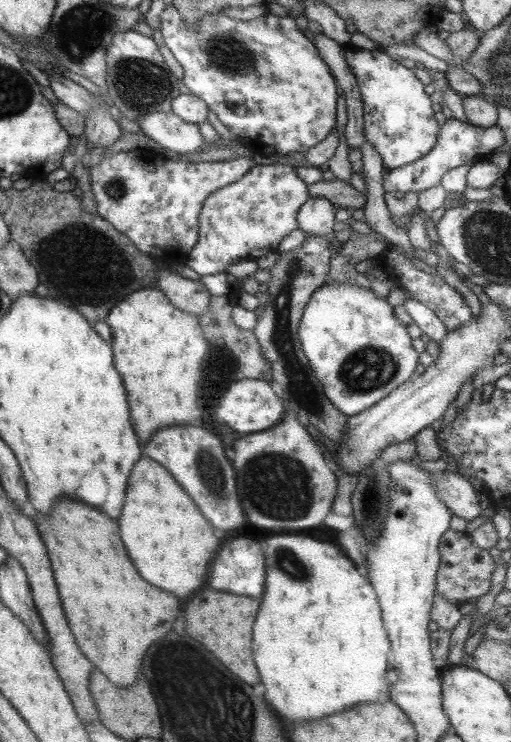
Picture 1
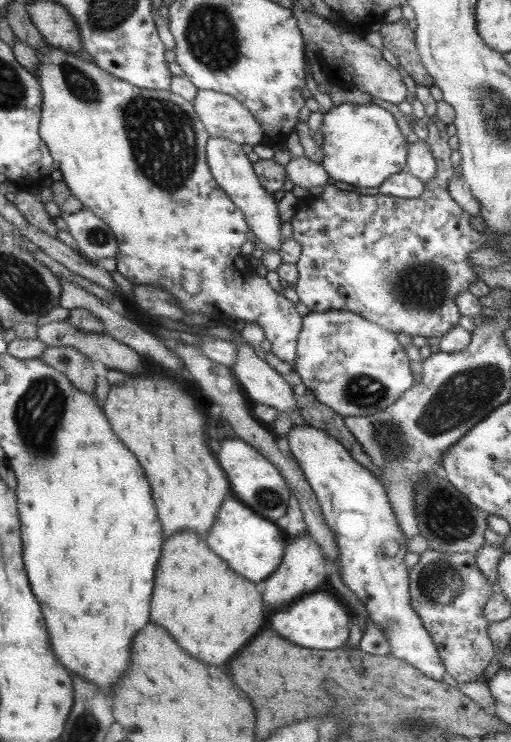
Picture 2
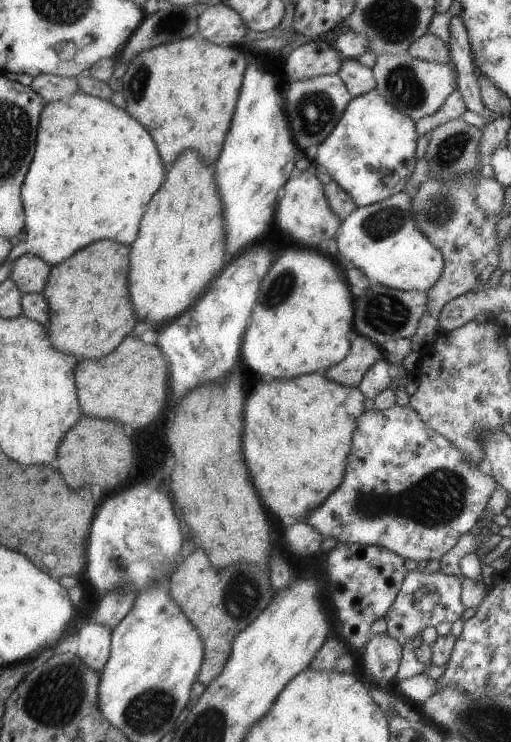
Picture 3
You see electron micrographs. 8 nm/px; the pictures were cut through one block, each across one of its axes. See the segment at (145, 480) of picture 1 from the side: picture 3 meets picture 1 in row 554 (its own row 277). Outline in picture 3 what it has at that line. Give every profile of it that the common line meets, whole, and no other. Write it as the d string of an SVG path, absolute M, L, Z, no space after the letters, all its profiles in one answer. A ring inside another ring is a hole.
M183 150L165 174L163 184L151 196L139 222L137 238L129 252L129 298L137 312L137 322L147 320L153 329L163 326L192 304L205 292L208 284L231 259L227 252L222 204L214 183L213 170L205 166L197 151Z

